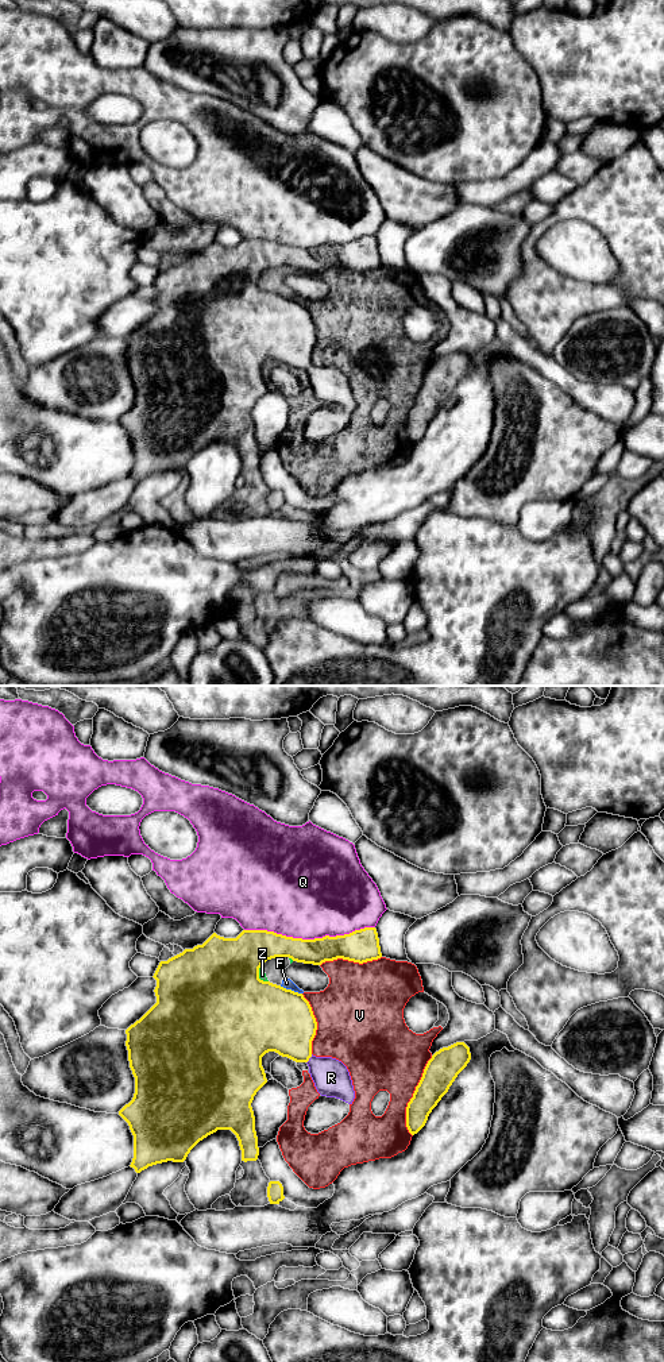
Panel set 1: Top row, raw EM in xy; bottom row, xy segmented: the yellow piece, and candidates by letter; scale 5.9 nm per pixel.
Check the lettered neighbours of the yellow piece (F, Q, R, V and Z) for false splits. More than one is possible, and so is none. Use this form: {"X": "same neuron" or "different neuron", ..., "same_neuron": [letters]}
{"F": "different neuron", "Q": "different neuron", "R": "same neuron", "V": "different neuron", "Z": "different neuron", "same_neuron": ["R"]}

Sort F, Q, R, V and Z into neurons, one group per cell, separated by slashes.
F V Z / Q / R

